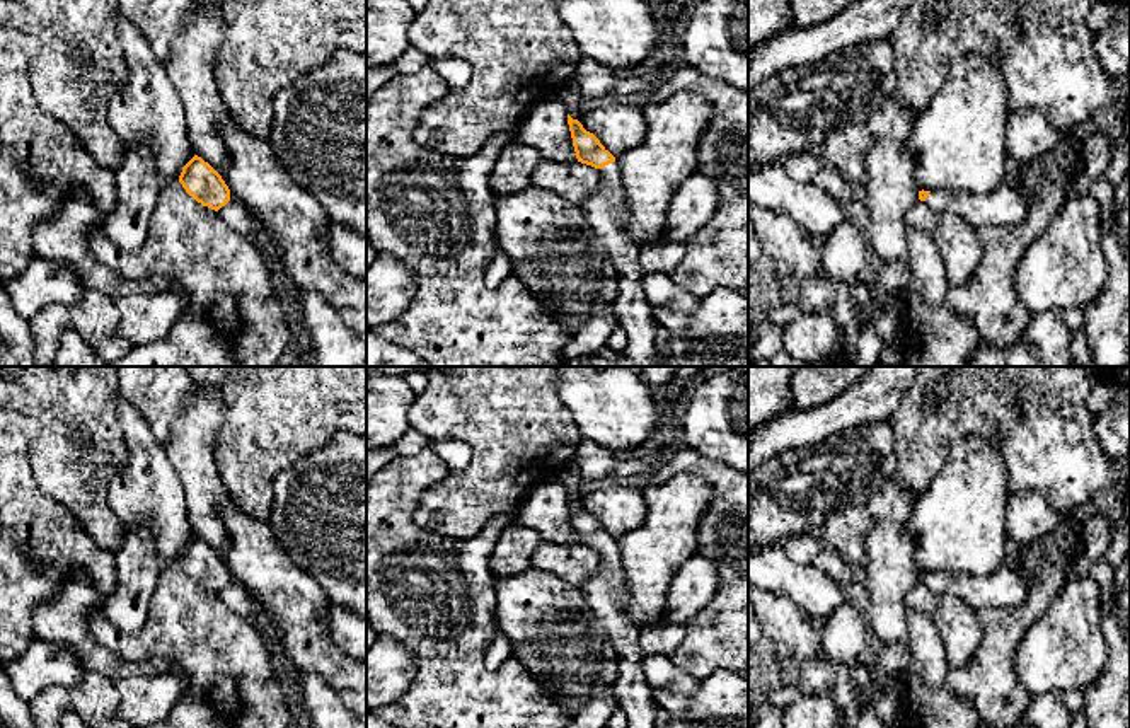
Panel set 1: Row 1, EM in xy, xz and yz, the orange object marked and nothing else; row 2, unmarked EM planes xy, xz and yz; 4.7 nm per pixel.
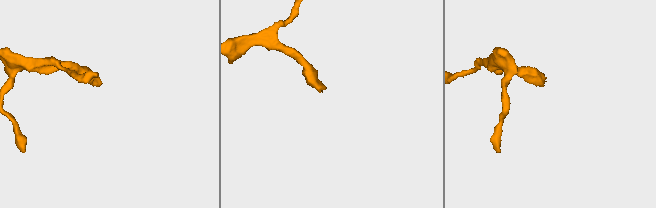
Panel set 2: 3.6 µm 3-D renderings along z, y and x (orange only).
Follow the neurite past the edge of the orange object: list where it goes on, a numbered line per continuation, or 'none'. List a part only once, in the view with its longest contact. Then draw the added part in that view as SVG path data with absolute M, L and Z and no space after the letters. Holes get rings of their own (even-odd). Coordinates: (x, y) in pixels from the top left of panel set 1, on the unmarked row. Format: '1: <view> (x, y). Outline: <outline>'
1: xz (607, 594). Outline: M612 544L598 554L600 568L581 585L581 592L619 655L619 677L612 685L619 709L627 716L626 728L654 728L658 704L643 672L646 655L639 646L641 627L624 614L629 588L620 549Z

